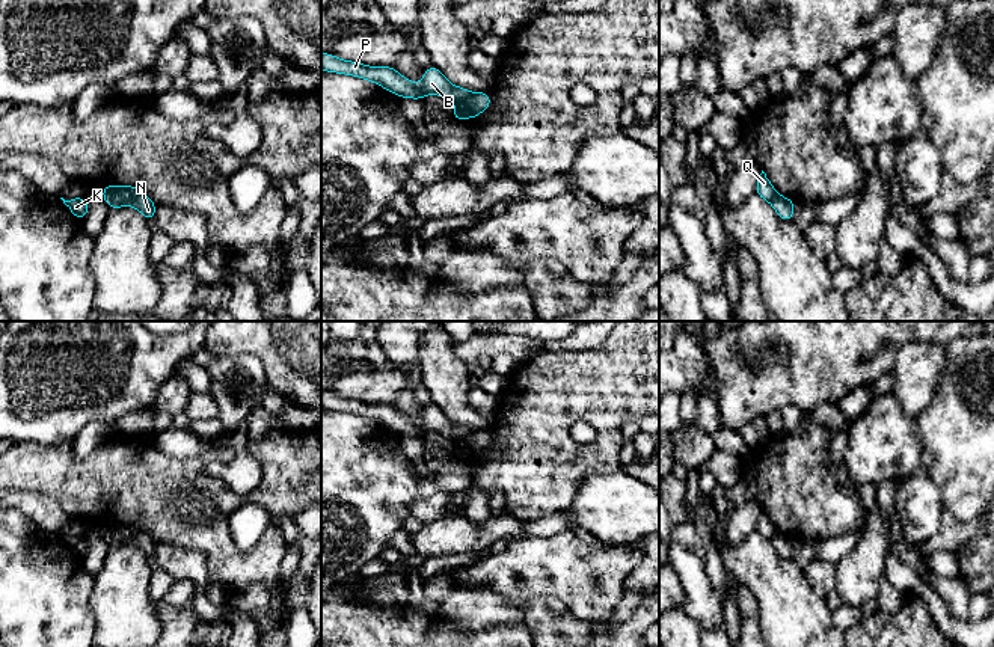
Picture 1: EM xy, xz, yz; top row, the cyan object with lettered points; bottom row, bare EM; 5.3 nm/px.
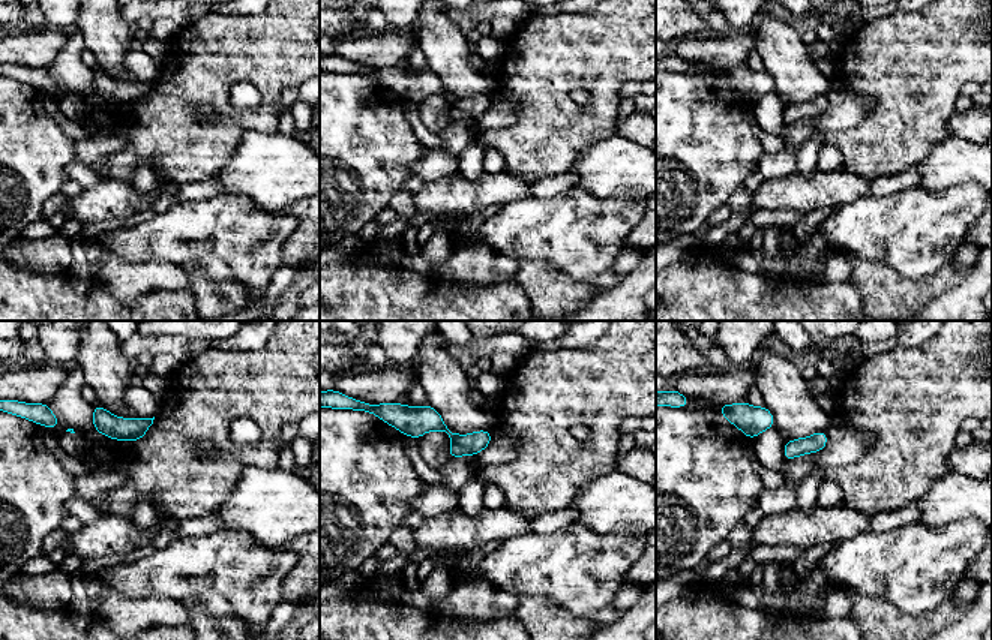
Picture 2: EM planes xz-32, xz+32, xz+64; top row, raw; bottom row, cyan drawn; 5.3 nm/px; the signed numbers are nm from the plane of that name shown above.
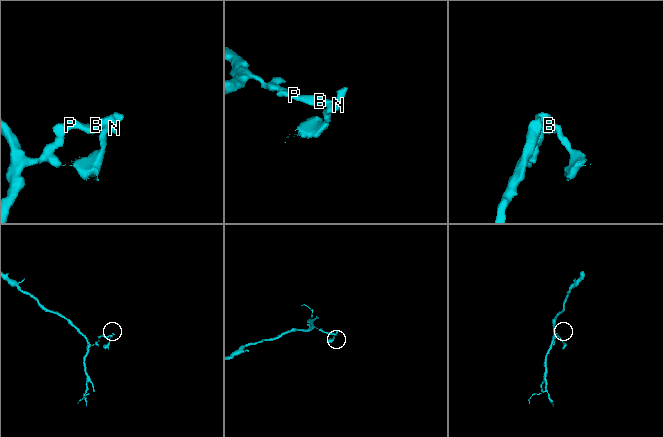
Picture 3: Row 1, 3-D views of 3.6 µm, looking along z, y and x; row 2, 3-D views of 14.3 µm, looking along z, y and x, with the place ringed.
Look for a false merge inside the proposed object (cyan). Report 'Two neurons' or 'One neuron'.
Two neurons

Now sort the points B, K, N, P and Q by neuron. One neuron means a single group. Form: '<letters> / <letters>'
B K P Q / N

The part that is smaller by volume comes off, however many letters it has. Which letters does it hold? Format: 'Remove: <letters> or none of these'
Remove: N

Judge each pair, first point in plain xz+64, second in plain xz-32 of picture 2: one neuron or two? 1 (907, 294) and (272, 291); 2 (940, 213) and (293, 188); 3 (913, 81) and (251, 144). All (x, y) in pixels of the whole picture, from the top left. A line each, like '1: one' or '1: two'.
1: two
2: two
3: two

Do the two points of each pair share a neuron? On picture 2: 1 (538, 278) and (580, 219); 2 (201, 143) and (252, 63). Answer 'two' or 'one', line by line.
1: two
2: one

